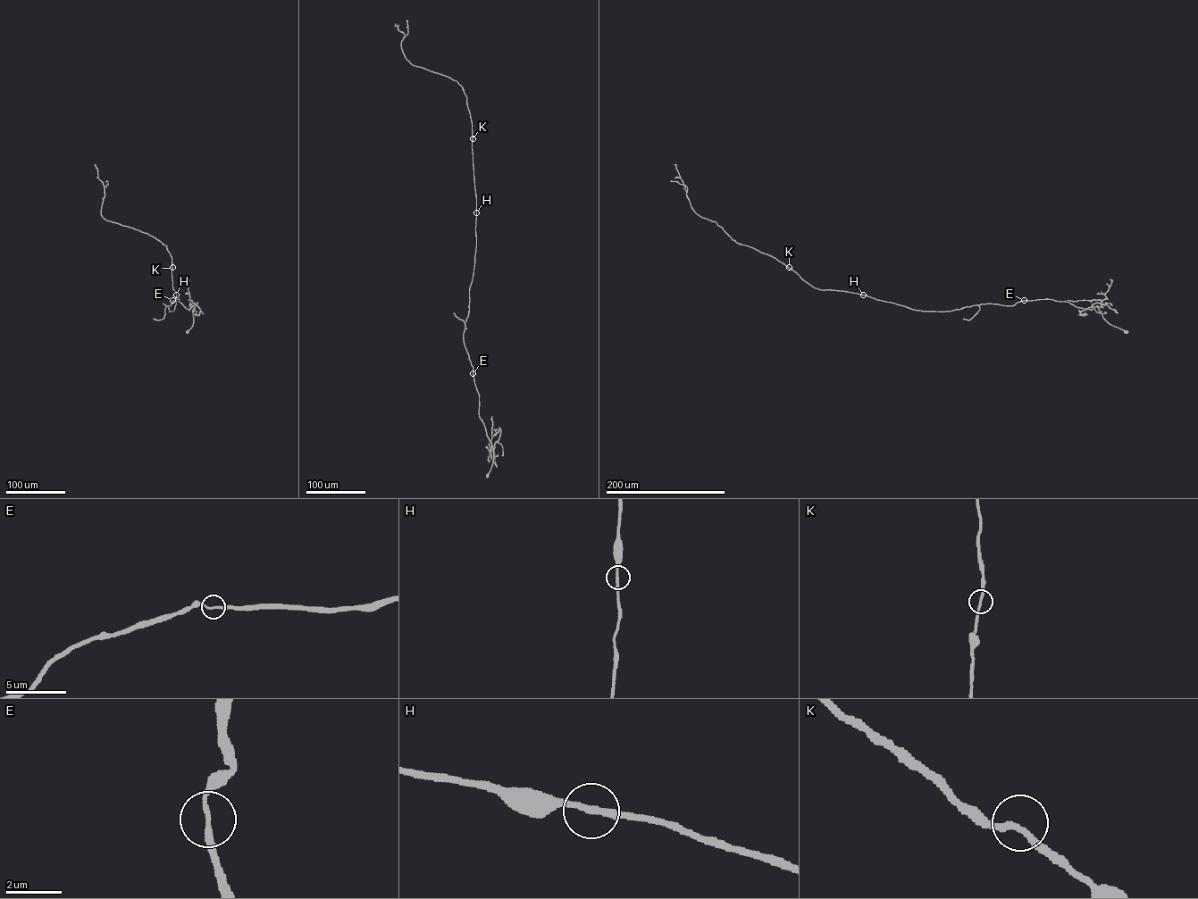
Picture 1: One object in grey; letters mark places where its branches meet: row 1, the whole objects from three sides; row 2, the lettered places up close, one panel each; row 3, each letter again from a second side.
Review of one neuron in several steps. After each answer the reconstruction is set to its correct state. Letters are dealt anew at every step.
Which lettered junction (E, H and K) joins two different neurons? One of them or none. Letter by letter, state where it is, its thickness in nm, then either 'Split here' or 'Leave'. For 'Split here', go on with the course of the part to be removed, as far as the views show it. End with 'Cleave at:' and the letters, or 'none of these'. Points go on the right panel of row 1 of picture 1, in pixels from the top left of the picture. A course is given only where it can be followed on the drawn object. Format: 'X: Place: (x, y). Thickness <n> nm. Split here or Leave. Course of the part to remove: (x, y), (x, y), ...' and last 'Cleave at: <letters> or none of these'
E: Place: (1024, 300). Thickness 180 nm. Leave
H: Place: (863, 295). Thickness 200 nm. Leave
K: Place: (789, 267). Thickness 200 nm. Leave
Cleave at: none of these

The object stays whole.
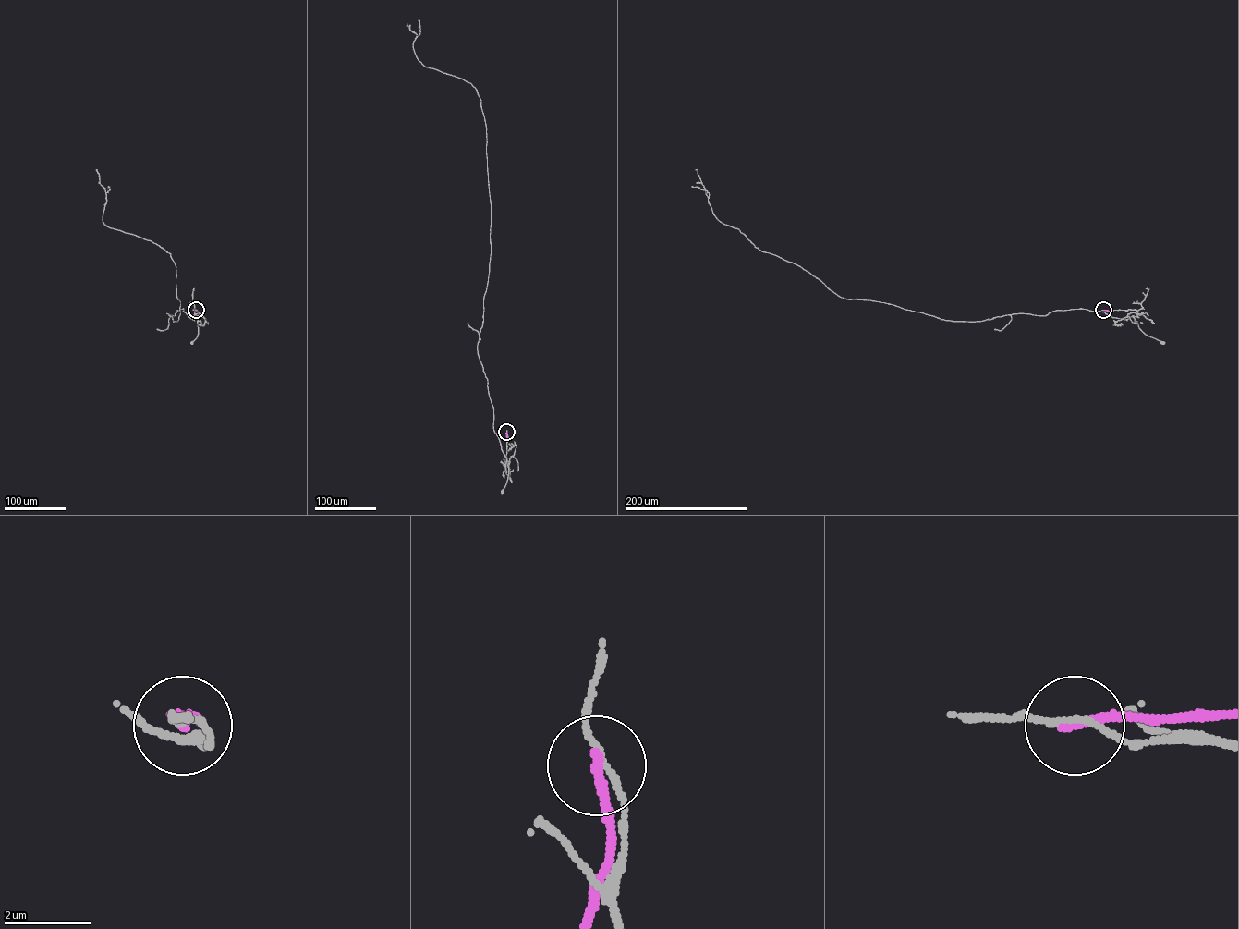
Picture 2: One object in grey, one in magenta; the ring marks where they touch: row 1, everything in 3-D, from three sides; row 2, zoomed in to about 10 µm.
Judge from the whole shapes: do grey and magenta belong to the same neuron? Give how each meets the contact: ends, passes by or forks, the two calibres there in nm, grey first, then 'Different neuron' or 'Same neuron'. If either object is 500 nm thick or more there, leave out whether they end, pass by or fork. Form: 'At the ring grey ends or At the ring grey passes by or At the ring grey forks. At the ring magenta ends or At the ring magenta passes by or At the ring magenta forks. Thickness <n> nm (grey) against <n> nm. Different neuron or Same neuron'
At the ring grey passes by. At the ring magenta ends. Thickness 110 nm (grey) against 240 nm. Different neuron

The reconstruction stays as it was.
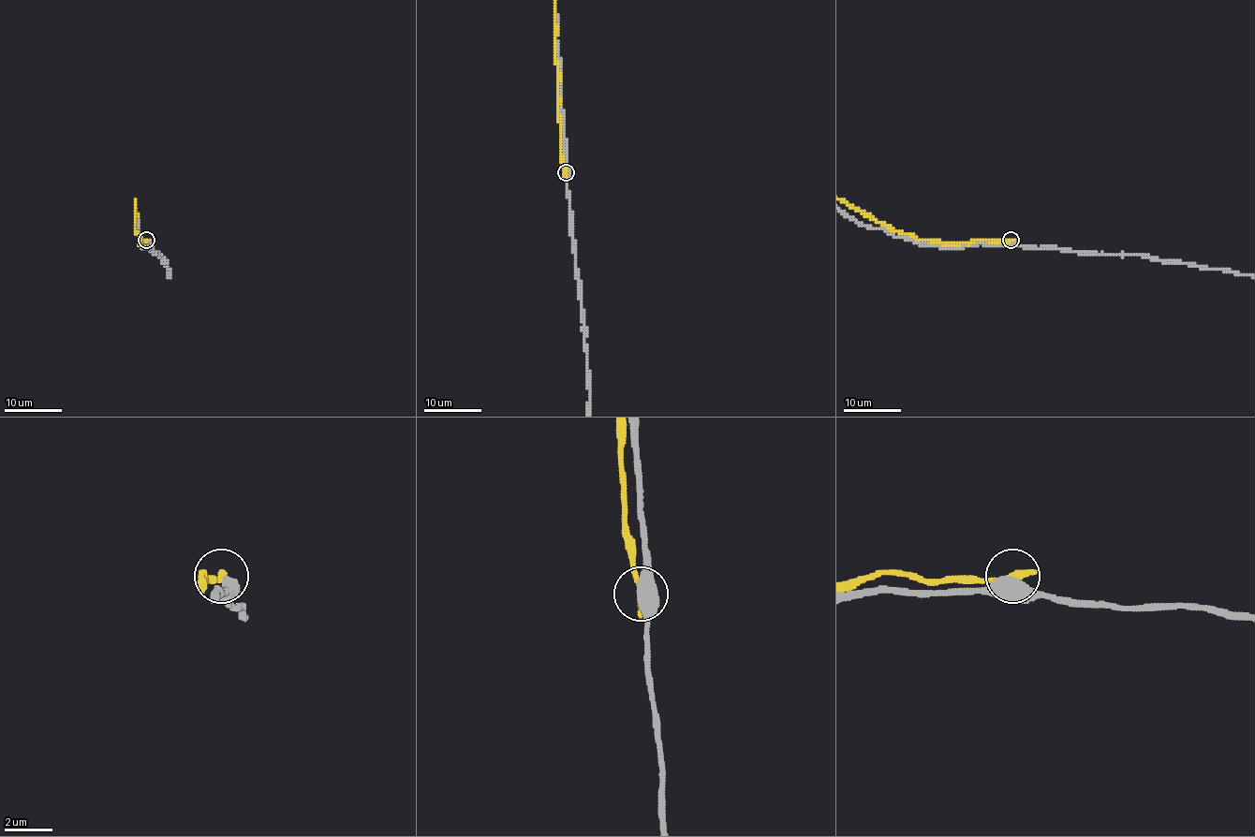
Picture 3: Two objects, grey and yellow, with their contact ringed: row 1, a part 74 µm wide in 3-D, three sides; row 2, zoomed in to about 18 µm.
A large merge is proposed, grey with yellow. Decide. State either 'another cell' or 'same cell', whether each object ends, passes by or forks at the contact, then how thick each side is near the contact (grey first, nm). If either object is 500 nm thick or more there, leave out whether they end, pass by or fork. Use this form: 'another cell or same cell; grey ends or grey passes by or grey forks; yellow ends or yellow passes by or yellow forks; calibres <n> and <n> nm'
another cell; calibres 550 and 340 nm

